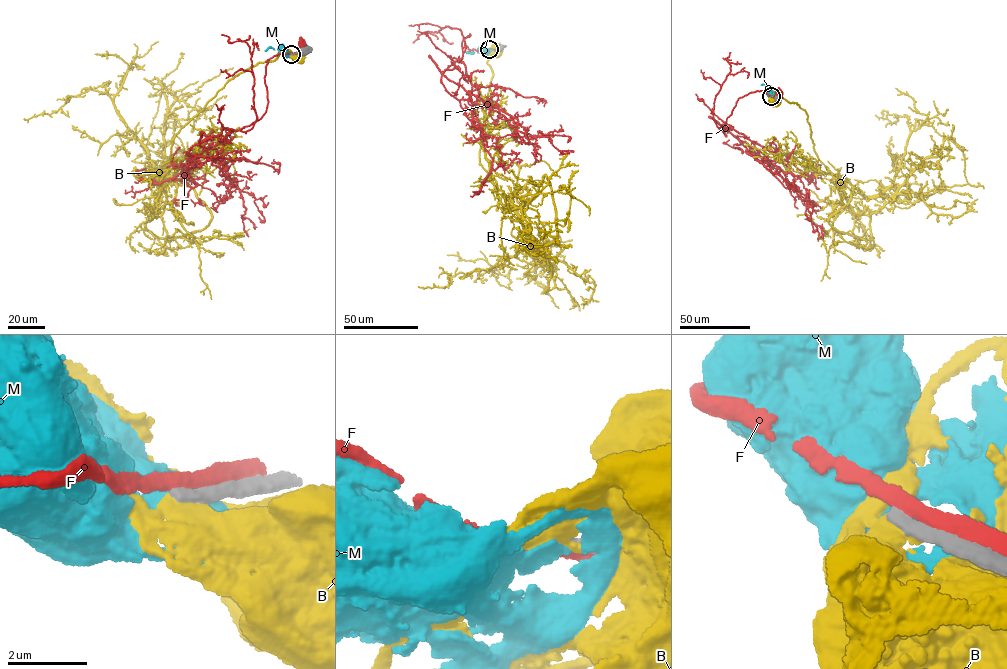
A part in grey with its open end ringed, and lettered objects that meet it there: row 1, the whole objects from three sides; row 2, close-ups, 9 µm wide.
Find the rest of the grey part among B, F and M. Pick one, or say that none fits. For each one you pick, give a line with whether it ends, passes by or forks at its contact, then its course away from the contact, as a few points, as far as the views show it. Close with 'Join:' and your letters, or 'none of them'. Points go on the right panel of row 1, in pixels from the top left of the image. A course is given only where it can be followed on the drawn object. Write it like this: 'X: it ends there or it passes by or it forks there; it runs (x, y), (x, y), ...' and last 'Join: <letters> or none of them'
Join: none of them

